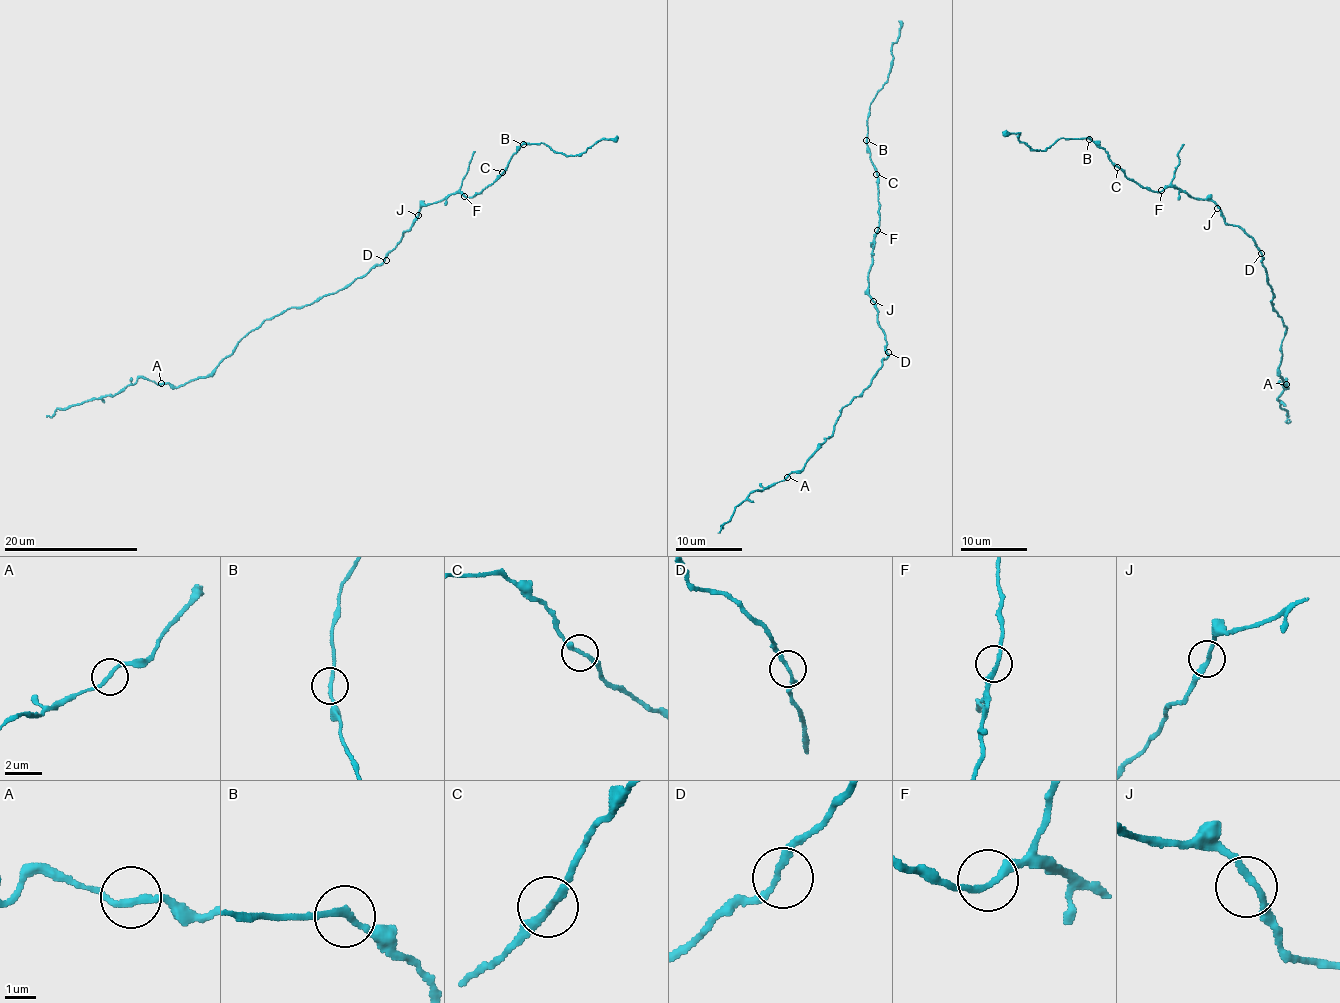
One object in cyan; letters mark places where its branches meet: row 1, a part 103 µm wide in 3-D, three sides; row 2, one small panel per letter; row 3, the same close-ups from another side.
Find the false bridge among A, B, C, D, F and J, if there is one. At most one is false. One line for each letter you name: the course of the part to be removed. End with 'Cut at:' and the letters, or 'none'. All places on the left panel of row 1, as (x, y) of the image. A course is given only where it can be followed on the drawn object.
Cut at: none

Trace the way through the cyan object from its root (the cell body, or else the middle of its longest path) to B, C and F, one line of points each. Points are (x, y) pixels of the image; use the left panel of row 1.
B: (384, 258), (411, 227), (422, 206), (456, 193), (467, 197), (483, 191), (501, 176), (523, 144)
C: (384, 258), (411, 227), (422, 206), (456, 193), (472, 197), (502, 172)
F: (384, 258), (398, 244), (403, 232), (411, 227), (422, 206), (435, 203), (456, 193), (464, 196)

